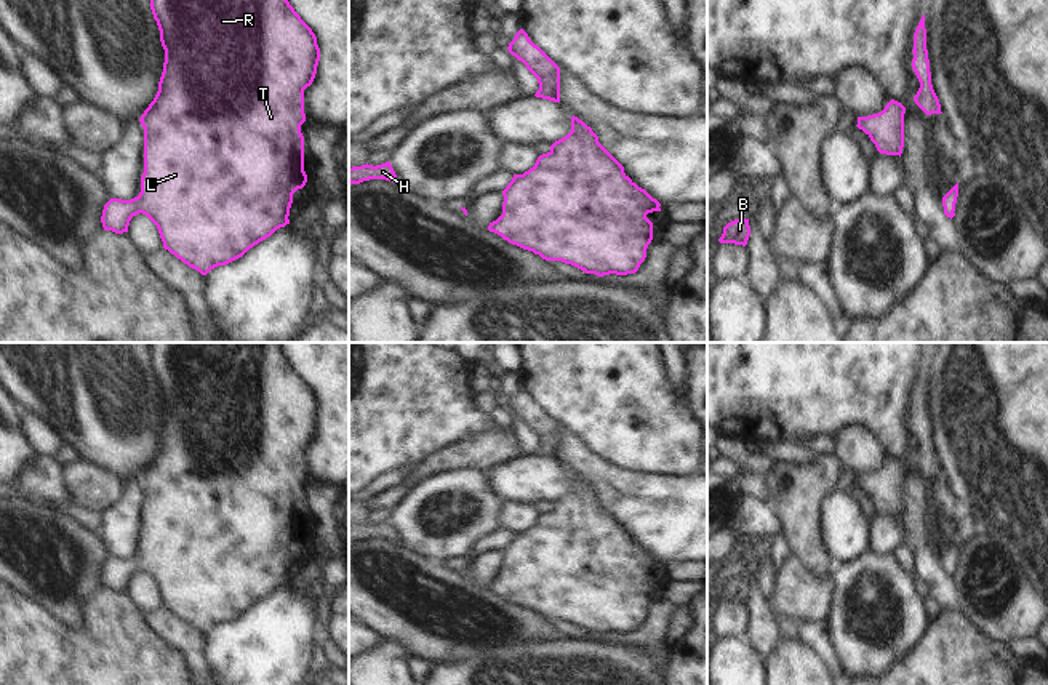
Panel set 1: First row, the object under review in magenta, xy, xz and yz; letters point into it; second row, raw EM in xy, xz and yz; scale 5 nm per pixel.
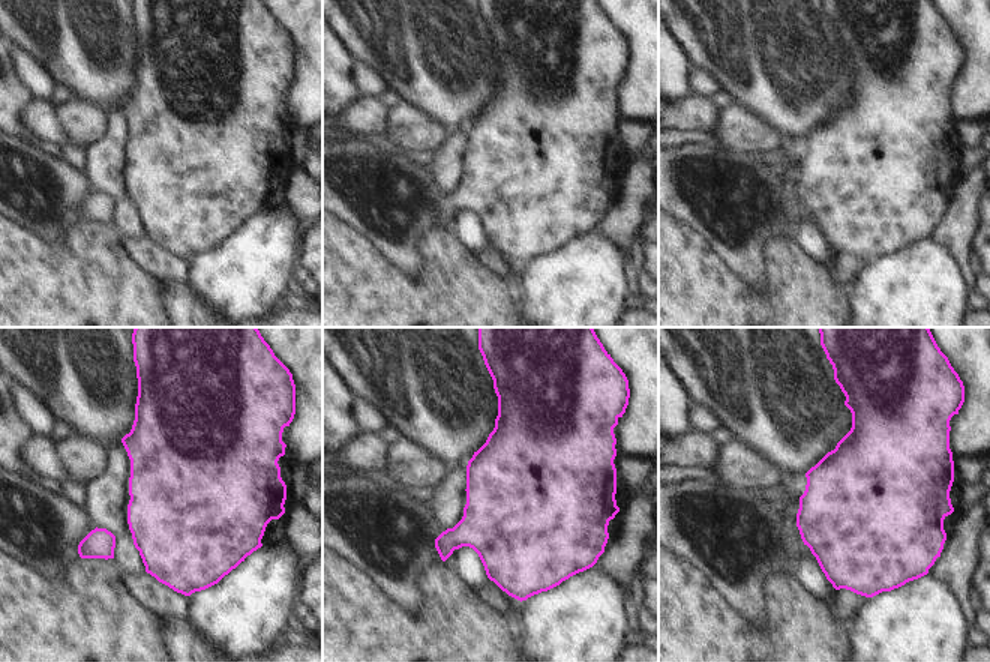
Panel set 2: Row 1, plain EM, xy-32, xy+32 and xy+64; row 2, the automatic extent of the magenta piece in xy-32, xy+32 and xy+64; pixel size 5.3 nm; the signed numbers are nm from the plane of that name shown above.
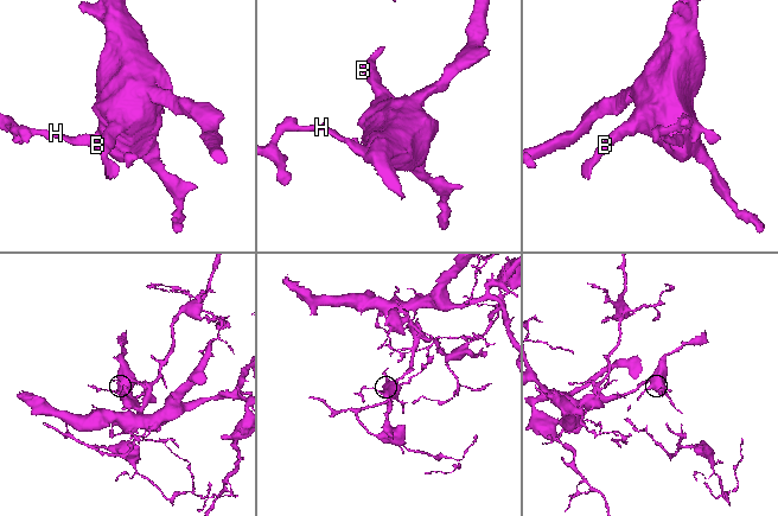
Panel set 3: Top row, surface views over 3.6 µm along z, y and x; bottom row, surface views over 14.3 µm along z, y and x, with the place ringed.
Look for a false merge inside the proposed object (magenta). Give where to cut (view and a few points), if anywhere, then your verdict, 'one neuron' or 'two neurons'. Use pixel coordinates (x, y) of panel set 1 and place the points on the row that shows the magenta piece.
cut none; one neuron

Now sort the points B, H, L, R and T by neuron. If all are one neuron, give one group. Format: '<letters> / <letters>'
B H L R T

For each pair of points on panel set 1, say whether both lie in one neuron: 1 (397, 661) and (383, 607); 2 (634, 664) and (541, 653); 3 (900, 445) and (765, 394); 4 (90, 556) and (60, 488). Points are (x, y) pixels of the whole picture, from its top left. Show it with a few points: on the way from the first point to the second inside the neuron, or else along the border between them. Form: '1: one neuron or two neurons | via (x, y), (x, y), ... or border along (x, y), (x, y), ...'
1: two neurons | border along (383, 636), (396, 639), (412, 653)
2: one neuron | via (612, 664), (564, 664)
3: one neuron | via (868, 412), (850, 394), (799, 394)
4: two neurons | border along (21, 492), (47, 503)

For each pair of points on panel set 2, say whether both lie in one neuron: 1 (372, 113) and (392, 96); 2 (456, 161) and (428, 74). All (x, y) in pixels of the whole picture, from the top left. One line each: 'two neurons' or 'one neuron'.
1: two neurons
2: two neurons

